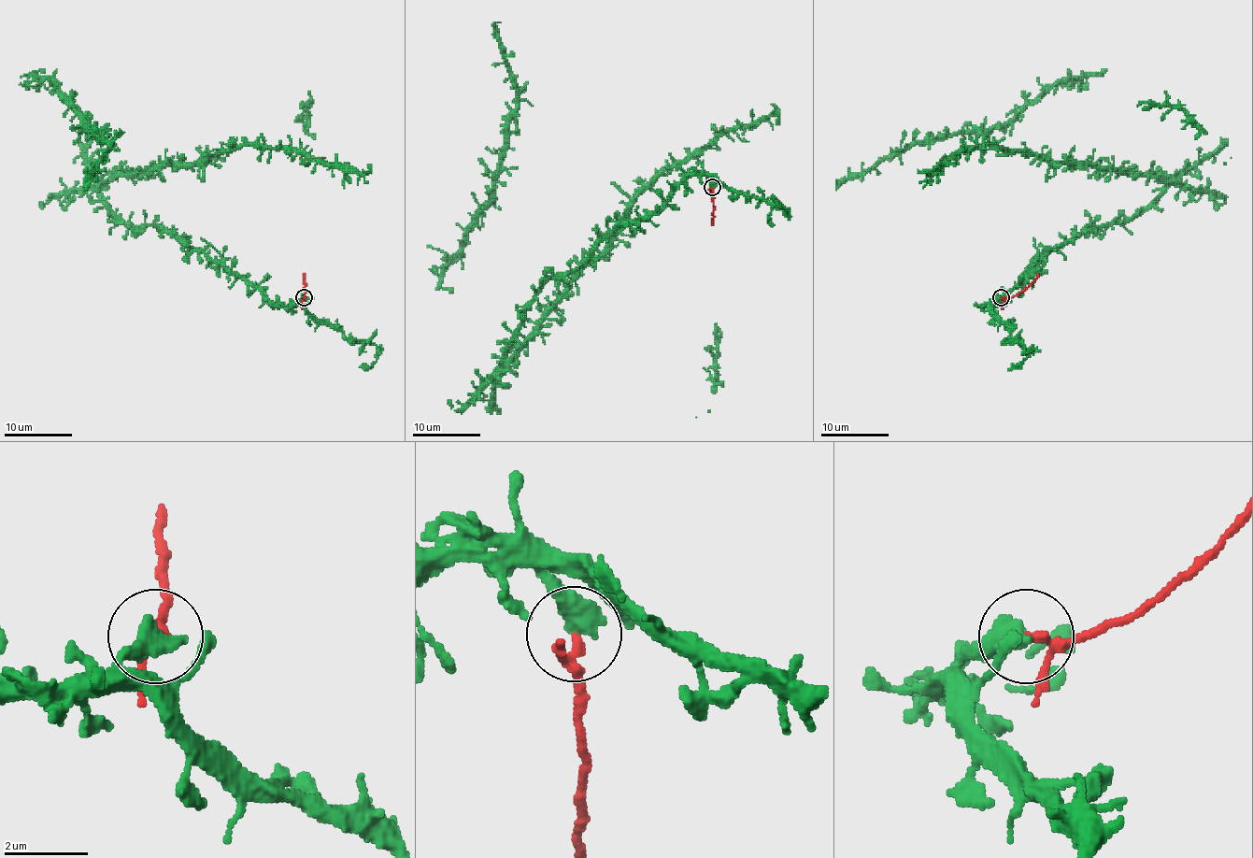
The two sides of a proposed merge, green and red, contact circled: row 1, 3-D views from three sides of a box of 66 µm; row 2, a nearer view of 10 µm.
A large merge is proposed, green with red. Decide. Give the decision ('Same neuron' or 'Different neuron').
Different neuron

